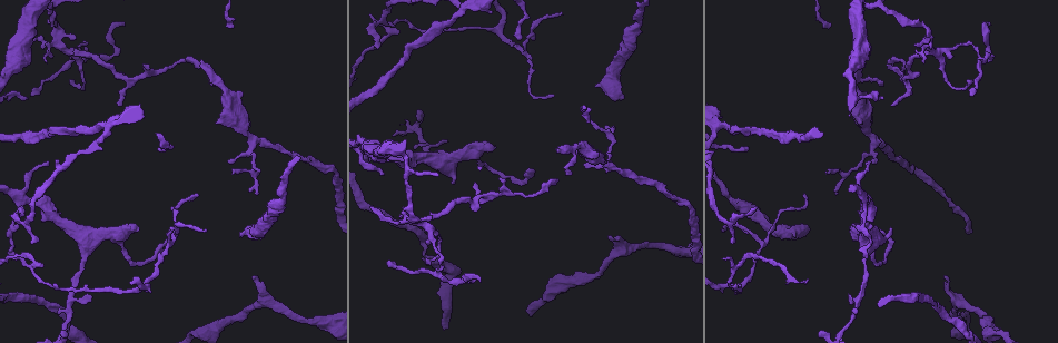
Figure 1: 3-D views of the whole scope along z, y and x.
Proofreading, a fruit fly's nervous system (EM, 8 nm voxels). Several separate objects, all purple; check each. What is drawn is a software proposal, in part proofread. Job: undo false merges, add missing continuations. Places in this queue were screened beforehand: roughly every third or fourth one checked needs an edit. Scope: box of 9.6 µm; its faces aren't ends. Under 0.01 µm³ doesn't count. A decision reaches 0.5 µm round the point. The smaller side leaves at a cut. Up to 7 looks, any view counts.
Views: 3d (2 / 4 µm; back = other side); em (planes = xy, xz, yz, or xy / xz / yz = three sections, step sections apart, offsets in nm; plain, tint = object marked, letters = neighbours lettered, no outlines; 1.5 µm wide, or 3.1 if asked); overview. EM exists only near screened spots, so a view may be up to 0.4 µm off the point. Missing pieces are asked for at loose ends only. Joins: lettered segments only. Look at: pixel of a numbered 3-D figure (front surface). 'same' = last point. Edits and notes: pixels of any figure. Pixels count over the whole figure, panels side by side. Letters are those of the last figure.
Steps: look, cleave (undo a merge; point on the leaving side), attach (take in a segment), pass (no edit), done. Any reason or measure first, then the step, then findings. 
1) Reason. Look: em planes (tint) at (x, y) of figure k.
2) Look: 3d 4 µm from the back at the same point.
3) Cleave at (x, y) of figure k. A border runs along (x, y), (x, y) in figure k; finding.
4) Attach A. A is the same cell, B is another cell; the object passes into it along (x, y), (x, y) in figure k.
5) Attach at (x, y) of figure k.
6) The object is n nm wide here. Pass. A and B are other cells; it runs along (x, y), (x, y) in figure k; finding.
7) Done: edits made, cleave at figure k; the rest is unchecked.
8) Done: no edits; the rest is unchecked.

Branch stops here. Look: em planes (plain) at (883, 83) of figure 1.

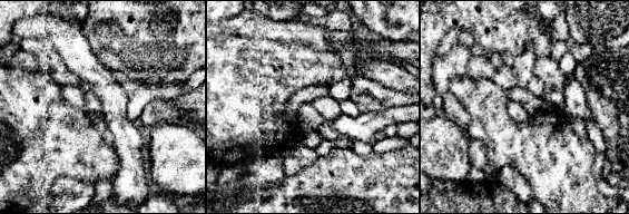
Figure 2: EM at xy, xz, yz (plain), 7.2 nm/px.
Look: em planes (letters) at the same point.

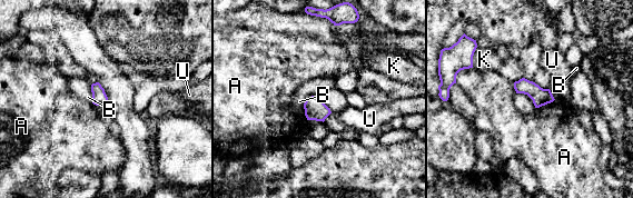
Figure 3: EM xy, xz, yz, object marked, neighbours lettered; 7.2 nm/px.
The object is 110 nm wide here. Pass. A, B, K and U are other cells; a border runs along (554, 99), (536, 108) in figure 3; none of them fits.

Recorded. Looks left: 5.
Look: 3d 2 µm from the back at (138, 230) of figure 1.

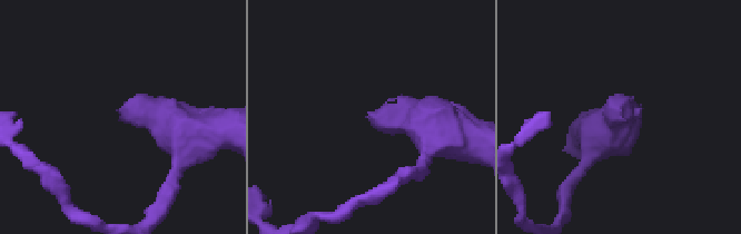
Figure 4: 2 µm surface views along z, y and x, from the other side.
Now the EM. Look: em planes (letters) at (373, 111) of figure 4.

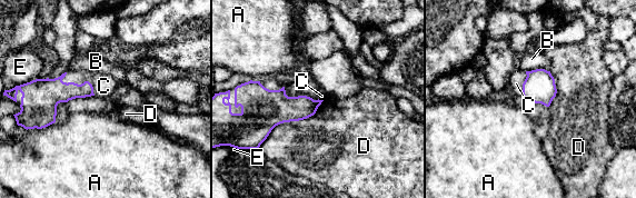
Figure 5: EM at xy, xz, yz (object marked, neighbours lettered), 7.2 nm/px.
Attach C. C is the same cell, A, B, D and E are other cells; the object passes into it along (48, 92), (81, 83), (103, 85) in figure 5; the neuron continues.

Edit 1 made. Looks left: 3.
Branch stops here. Look: 3d 4 µm at (481, 282) of figure 1.

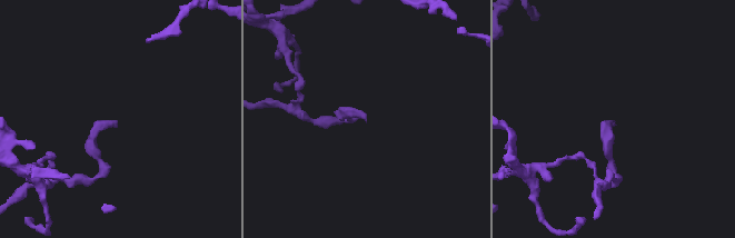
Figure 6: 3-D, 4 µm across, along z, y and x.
Need the tissue. Look: em planes (letters) at (613, 122) of figure 6.

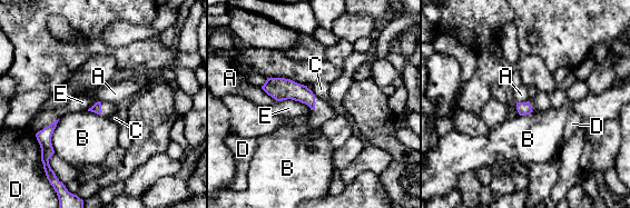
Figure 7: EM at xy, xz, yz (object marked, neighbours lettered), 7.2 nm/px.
Pass. A, B, C, D and E are other cells; a border runs along (277, 100), (298, 100), (311, 109) in figure 7; none of them fits.

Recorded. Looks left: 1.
Done: edits made, attach at figure 5; the rest is unchecked.

